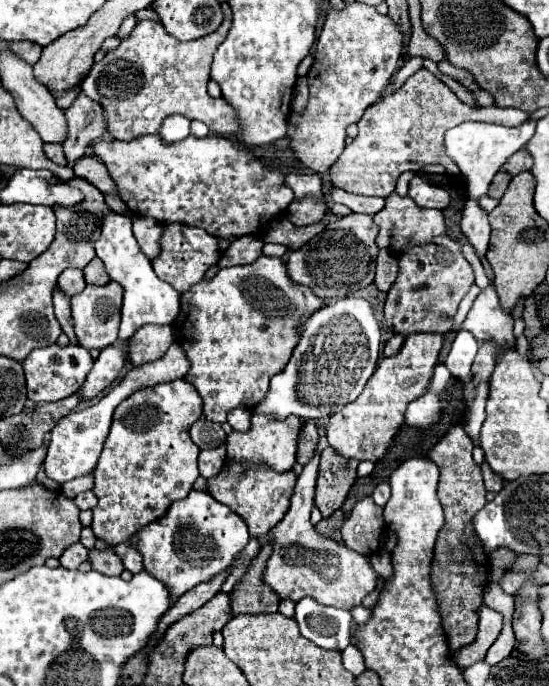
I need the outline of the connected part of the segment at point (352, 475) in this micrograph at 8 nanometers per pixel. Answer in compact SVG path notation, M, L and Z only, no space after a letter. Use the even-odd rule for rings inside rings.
M331 445L321 453L315 505L323 517L329 517L337 511L357 479L357 459L343 459Z

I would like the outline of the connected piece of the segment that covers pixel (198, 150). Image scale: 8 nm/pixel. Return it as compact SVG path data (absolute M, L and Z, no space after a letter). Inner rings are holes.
M143 135L133 141L95 141L93 143L93 155L99 157L107 169L113 181L117 183L119 195L129 207L133 215L153 217L163 225L169 223L185 223L205 229L207 233L215 237L241 237L241 235L259 235L265 229L265 223L269 219L275 219L277 215L285 215L289 203L293 201L293 191L285 187L283 179L285 173L281 169L265 169L265 165L253 157L245 147L237 147L227 137L187 137L181 143L165 145L157 135Z

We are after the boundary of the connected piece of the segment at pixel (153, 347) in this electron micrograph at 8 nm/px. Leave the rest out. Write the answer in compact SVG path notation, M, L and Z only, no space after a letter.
M145 325L129 341L129 359L137 367L159 359L175 341L171 325Z

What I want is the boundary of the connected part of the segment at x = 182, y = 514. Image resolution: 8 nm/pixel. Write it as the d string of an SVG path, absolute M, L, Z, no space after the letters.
M193 489L185 499L173 503L167 515L135 531L127 543L141 553L145 571L165 583L171 601L177 601L199 583L207 583L225 571L247 541L247 525L237 513L215 501L209 493Z

